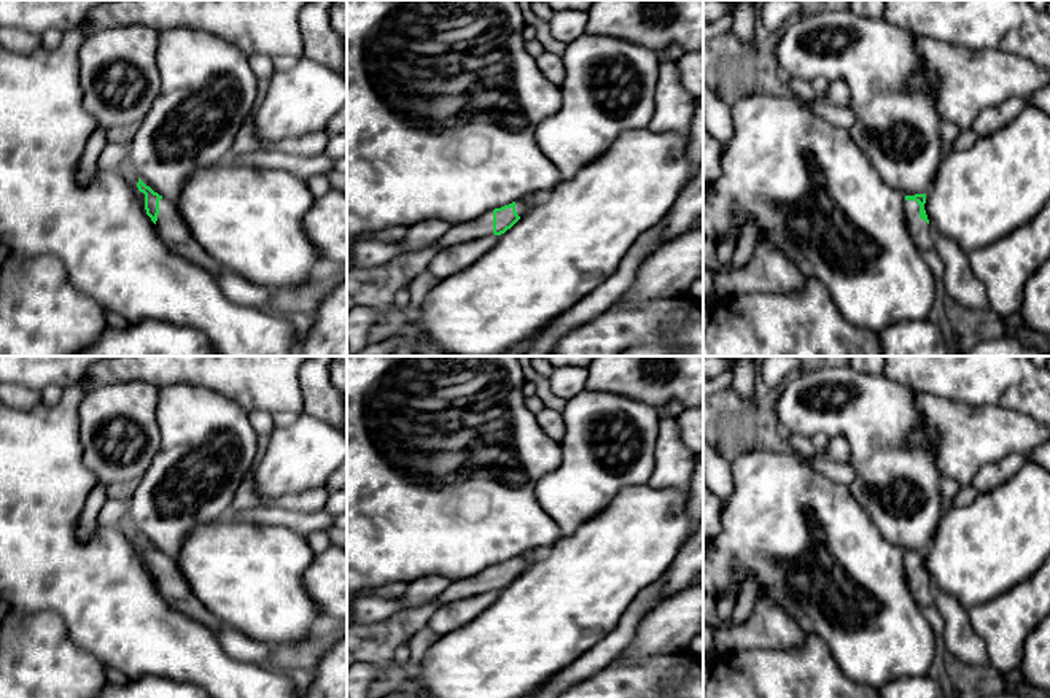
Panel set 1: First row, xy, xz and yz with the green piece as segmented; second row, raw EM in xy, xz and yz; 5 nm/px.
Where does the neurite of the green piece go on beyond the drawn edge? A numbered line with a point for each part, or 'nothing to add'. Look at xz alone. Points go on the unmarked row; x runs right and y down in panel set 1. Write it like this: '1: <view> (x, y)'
1: xz (522, 563)
2: xz (481, 582)

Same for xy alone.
1: xy (129, 531)
2: xy (171, 582)

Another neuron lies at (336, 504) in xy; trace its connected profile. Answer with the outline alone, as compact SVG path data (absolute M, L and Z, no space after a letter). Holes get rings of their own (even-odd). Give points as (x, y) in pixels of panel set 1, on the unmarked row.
M347 488L329 493L323 509L331 517L337 518L347 512Z

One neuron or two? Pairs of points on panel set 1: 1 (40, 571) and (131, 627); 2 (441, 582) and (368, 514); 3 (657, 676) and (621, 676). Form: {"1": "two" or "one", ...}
{"1": "one", "2": "two", "3": "one"}

